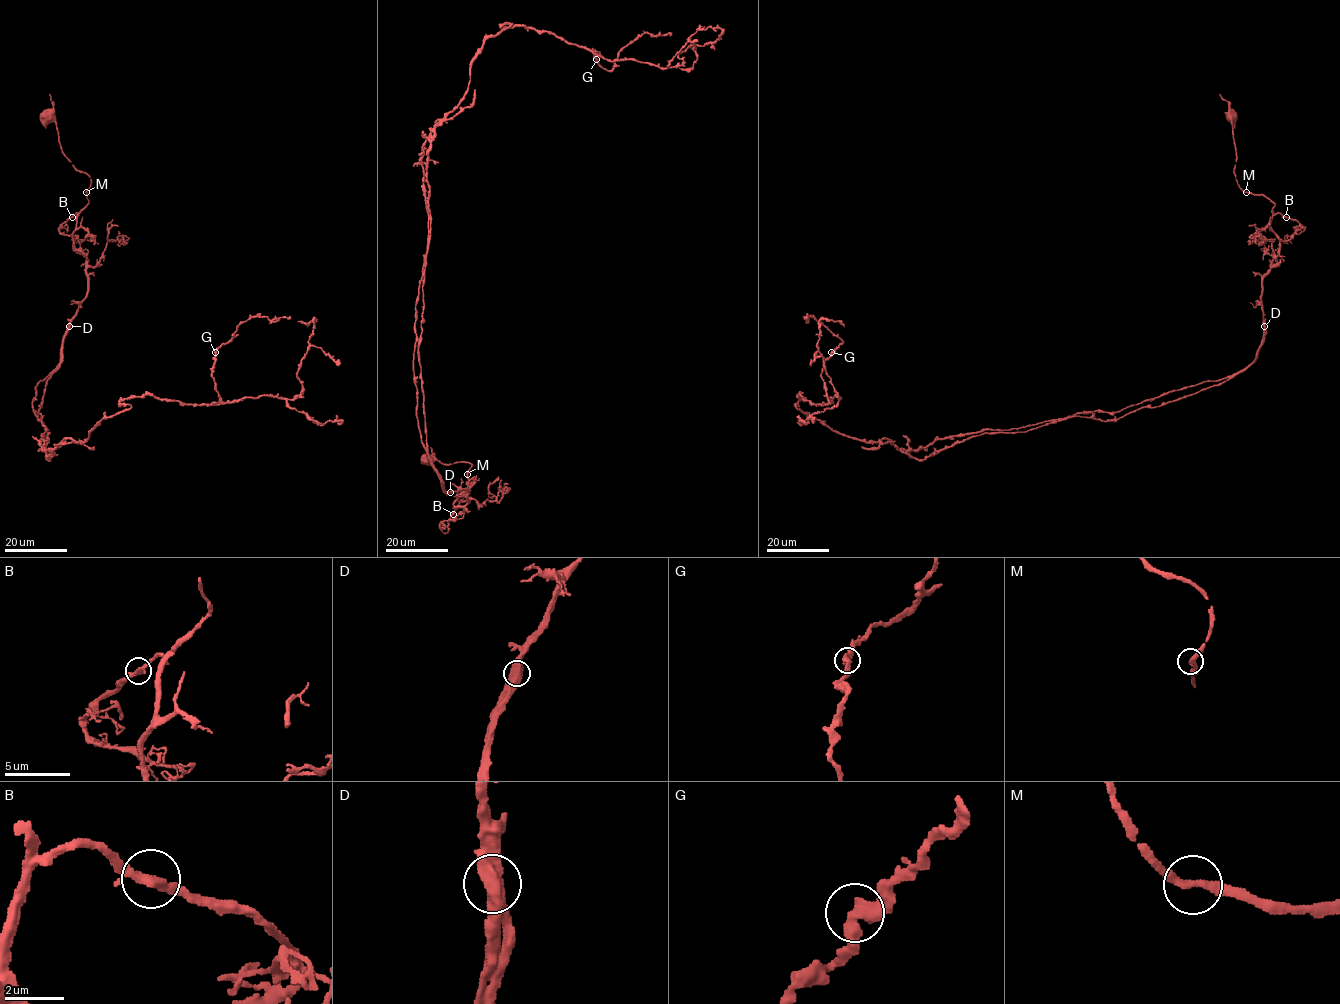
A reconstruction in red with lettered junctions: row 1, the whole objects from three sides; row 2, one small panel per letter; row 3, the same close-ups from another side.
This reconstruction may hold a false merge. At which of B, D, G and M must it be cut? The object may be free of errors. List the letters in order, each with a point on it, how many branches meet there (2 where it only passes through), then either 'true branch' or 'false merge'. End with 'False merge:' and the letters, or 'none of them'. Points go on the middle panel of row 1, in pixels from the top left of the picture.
B: (453, 514) | 2 | true branch
D: (450, 492) | 2 | false merge
G: (596, 59) | 2 | true branch
M: (467, 474) | 2 | true branch
False merge: D

